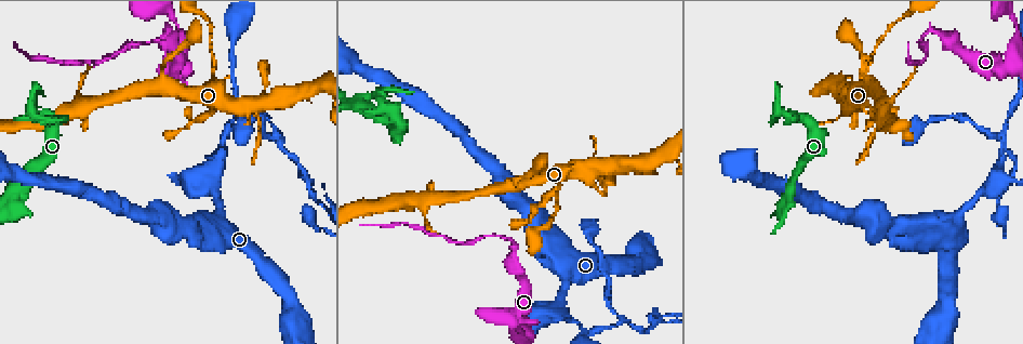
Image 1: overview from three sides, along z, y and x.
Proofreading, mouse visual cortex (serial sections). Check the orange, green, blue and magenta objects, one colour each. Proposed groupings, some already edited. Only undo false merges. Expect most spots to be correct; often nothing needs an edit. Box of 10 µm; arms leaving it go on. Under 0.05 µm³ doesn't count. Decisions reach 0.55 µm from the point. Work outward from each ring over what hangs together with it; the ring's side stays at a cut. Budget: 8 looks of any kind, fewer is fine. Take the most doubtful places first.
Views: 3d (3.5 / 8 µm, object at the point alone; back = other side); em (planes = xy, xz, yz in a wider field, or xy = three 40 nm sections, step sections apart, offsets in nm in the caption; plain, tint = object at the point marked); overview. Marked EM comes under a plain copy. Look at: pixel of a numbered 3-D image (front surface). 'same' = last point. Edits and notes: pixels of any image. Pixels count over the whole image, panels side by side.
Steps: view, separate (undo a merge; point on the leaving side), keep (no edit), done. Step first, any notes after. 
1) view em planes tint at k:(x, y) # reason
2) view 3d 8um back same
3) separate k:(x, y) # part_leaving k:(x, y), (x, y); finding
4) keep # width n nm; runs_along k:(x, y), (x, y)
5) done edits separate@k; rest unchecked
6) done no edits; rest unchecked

view 3d 3.5um at 1:(276, 135)

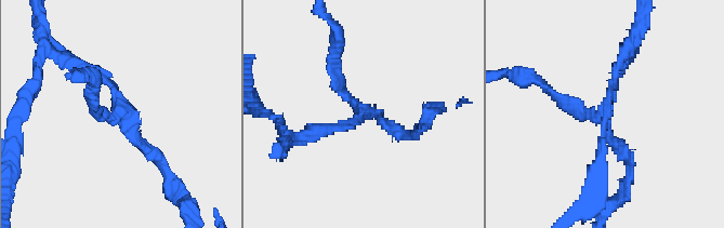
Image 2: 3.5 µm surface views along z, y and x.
view em xy step 2 tint at 2:(122, 111) # arms 3; arm_widths 150, 150, 200 nm

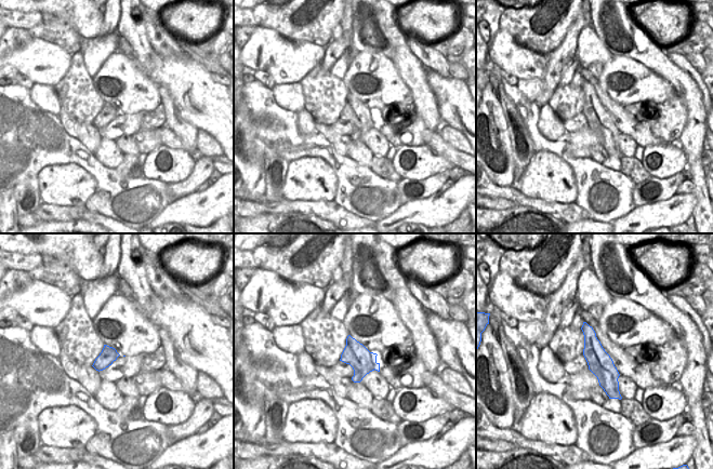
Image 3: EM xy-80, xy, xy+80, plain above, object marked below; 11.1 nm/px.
keep # runs_along 3:(585, 326), (593, 352), (617, 396); all the same cell

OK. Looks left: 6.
view 3d 3.5um at 1:(927, 29) # abrupt turn

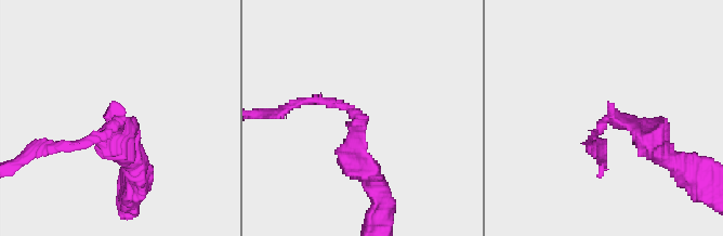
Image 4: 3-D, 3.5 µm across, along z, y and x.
view em planes tint at 4:(609, 117) # arm_widths 150, 300 nm; now the EM

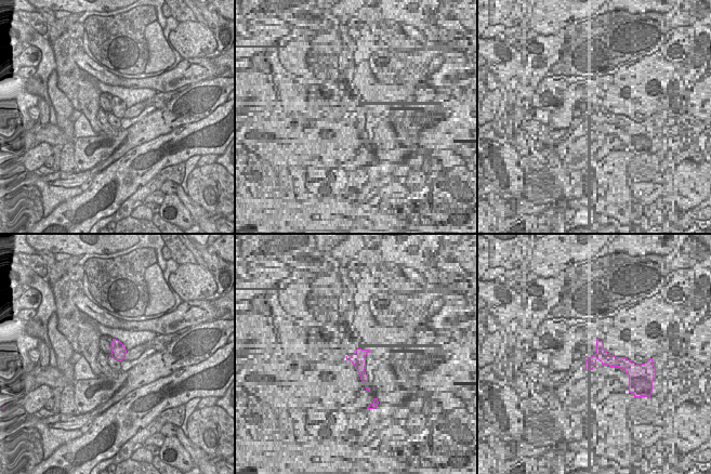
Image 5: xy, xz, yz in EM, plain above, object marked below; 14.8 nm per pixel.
keep # runs_along 4:(368, 175), (354, 112), (301, 101); all the same cell

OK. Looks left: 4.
view 3d 3.5um at 1:(361, 100) # sharp bend

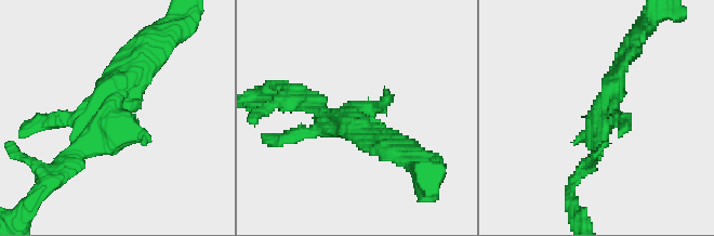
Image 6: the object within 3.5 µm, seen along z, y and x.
view em planes tint at 6:(112, 119) # now the EM

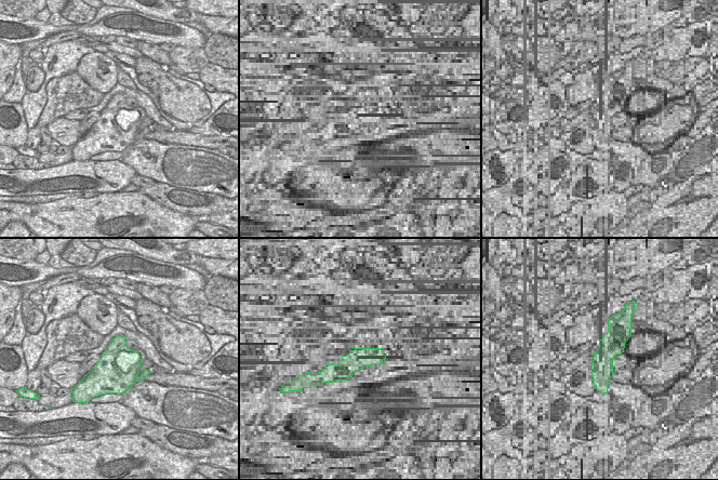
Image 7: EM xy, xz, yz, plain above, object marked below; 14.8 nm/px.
view em xy step 5 tint same # another direction

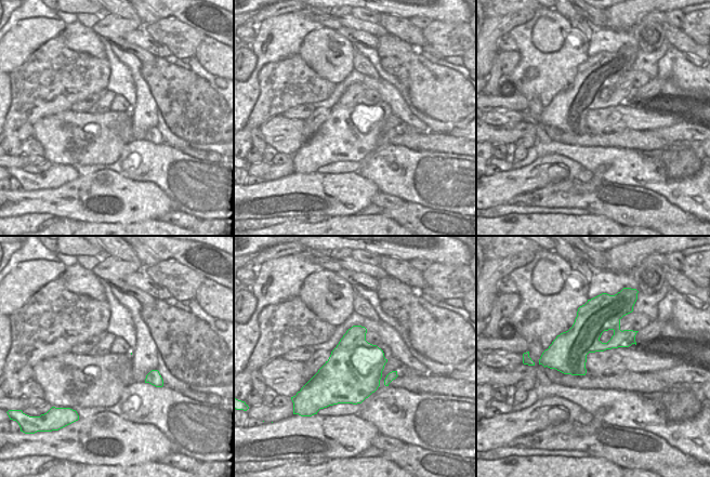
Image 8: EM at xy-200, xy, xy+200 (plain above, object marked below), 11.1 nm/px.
keep # width 650 nm; runs_along 6:(619, 68), (610, 105), (574, 145); continuous, no second cell

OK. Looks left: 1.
done no edits; rest unchecked

